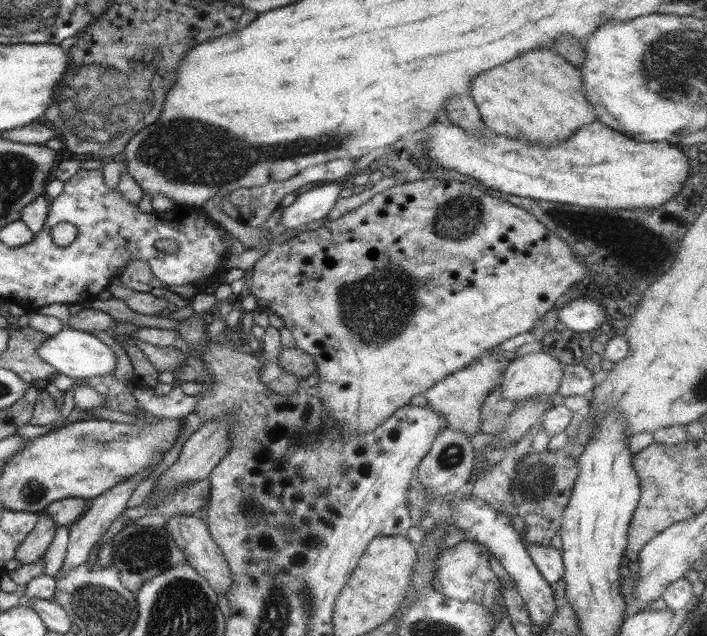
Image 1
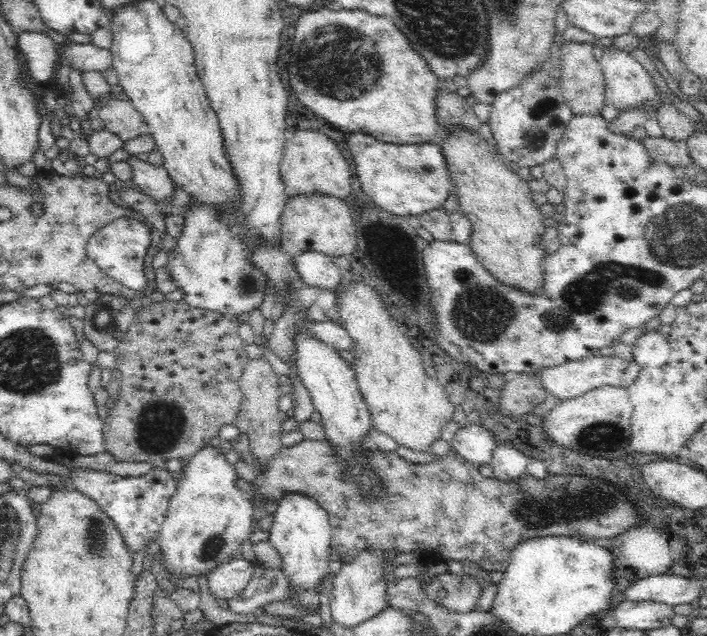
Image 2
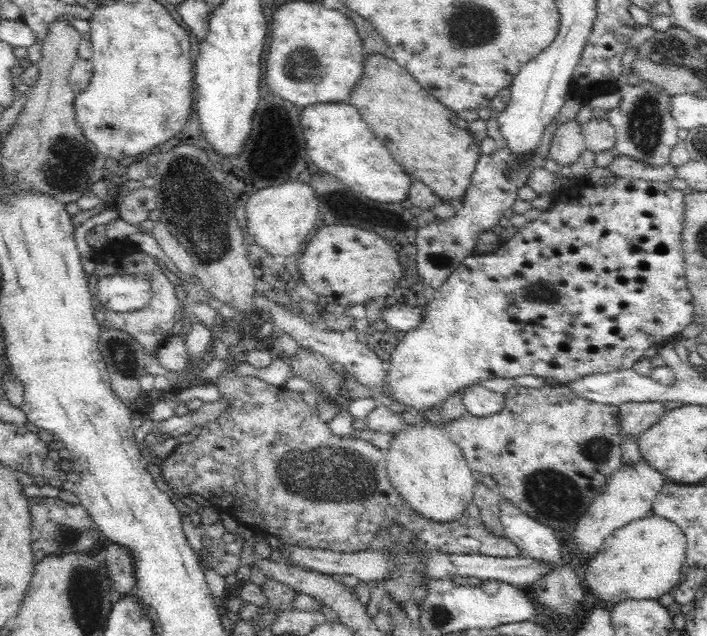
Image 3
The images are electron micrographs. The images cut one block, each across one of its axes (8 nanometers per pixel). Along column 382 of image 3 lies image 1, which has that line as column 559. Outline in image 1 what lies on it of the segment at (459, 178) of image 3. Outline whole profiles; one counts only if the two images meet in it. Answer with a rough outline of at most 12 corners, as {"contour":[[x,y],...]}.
{"contour":[[546,46],[479,74],[491,133],[564,144],[599,120]]}

